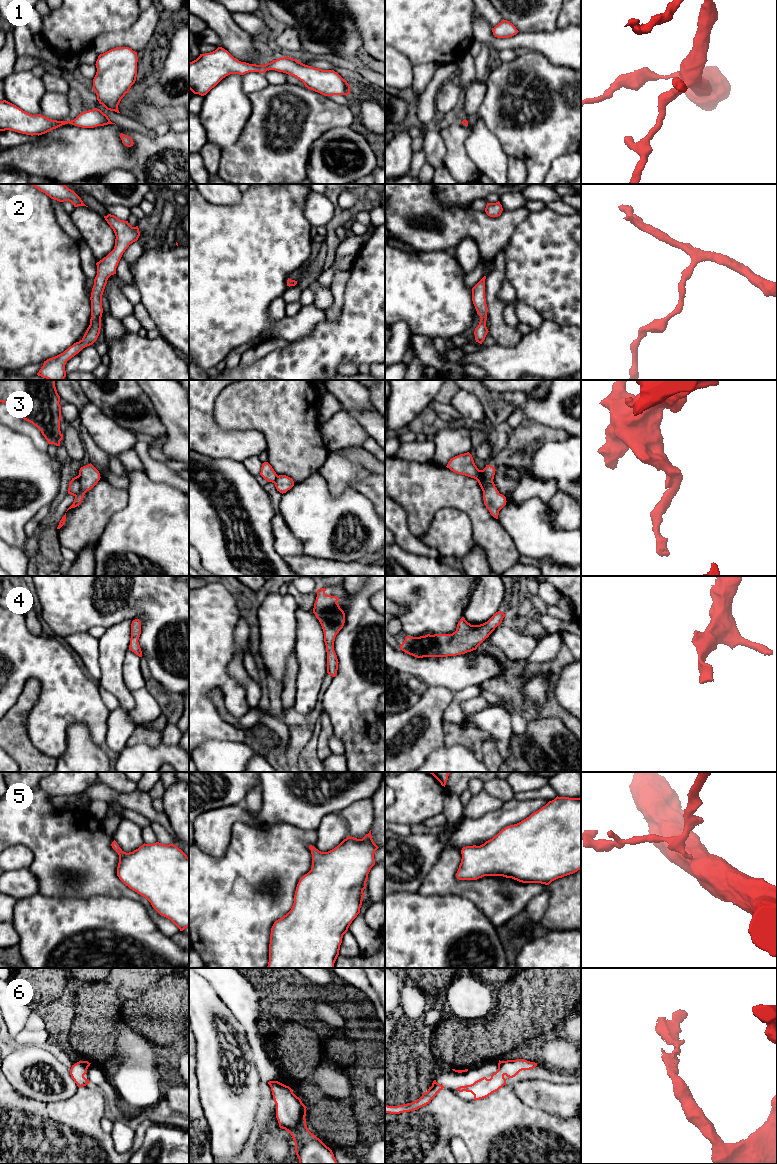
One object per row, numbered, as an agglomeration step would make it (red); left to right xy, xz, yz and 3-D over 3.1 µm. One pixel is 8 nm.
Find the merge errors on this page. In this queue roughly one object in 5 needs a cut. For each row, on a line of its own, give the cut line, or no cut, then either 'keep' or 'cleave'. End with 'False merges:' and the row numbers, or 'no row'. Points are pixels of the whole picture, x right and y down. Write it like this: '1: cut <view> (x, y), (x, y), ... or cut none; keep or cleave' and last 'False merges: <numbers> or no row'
1: cut none; keep
2: cut none; keep
3: cut yz (478, 470), (483, 490); cleave
4: cut none; keep
5: cut none; keep
6: cut none; keep
False merges: 3

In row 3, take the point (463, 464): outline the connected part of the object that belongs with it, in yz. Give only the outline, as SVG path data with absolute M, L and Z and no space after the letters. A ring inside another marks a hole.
M469 452L453 457L446 467L457 474L476 479L483 491L484 484L479 475L479 469L475 465L473 457Z

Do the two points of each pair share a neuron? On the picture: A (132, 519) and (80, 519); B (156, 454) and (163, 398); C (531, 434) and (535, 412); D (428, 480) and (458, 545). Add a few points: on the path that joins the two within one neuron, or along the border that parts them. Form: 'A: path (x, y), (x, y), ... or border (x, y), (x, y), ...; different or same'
A: border (127, 503), (111, 517), (99, 540); different
B: border (160, 448), (173, 459); different
C: border (542, 423), (526, 418), (514, 429); different
D: border (464, 512), (454, 508), (440, 508), (428, 529); different

